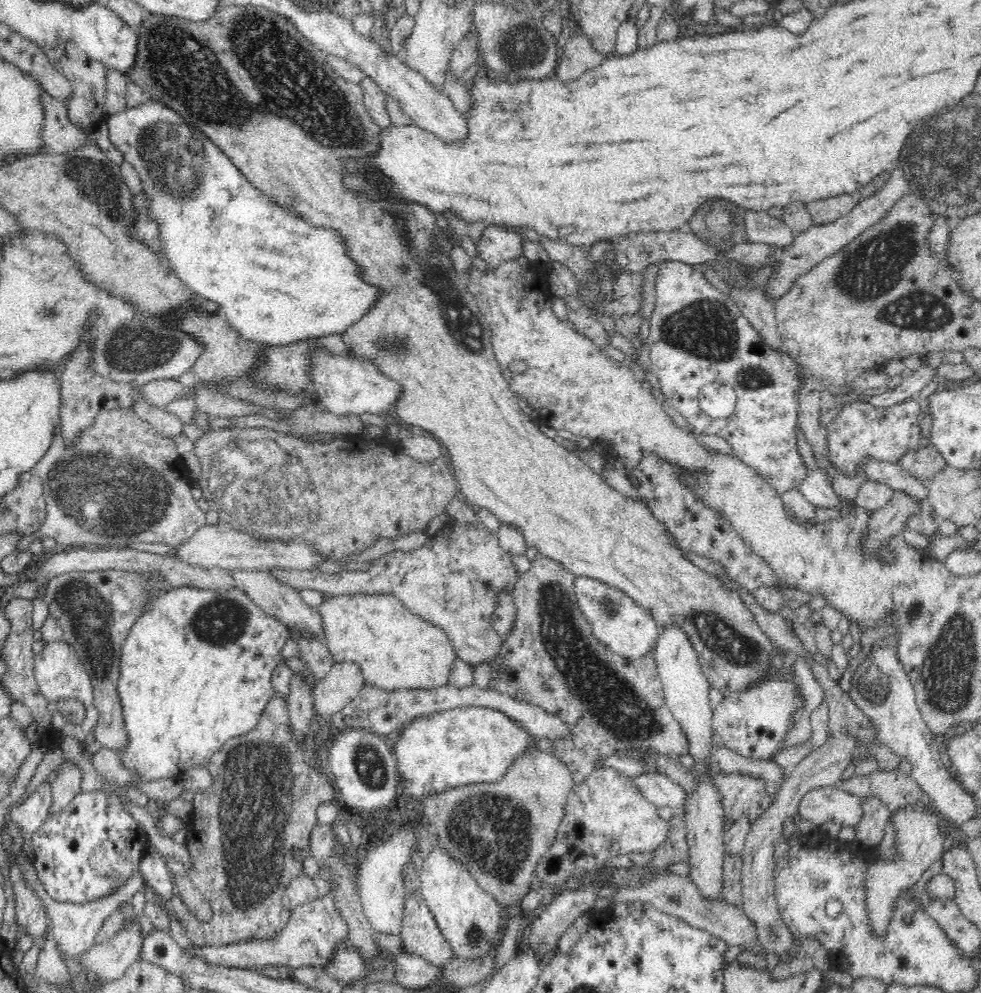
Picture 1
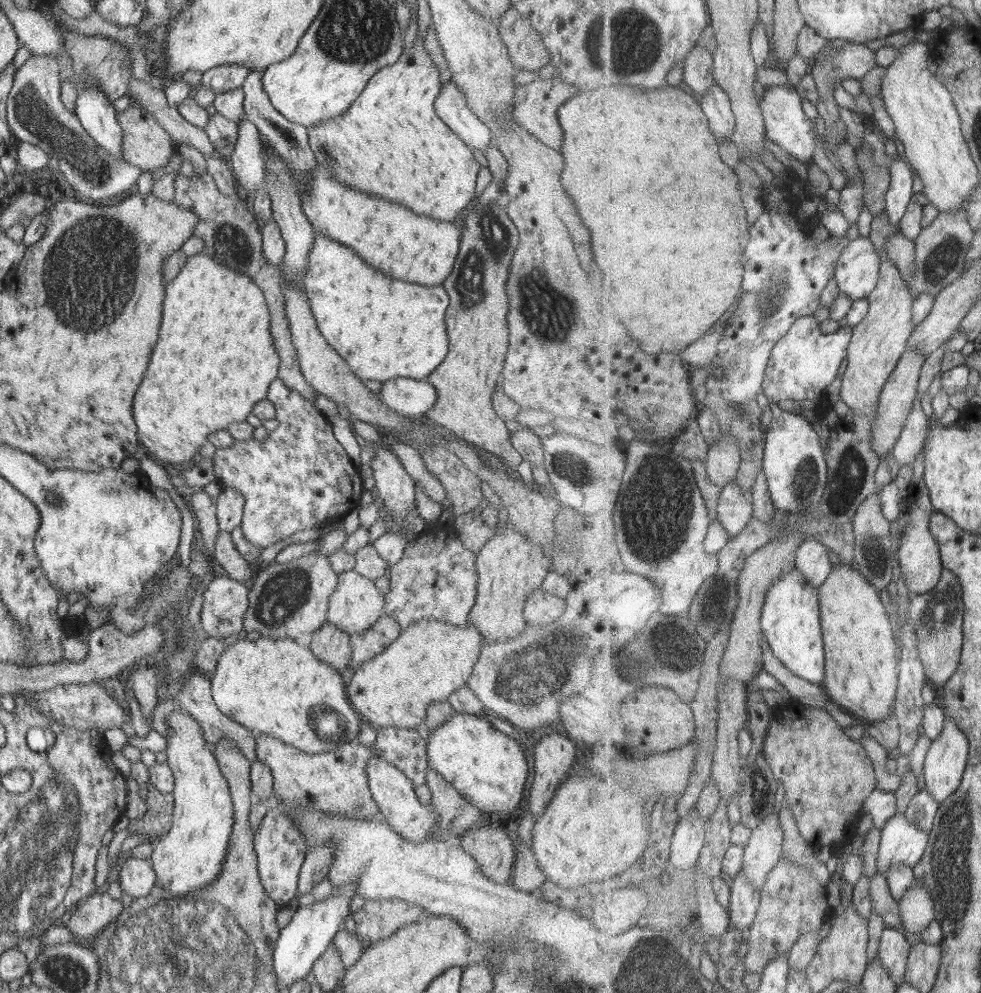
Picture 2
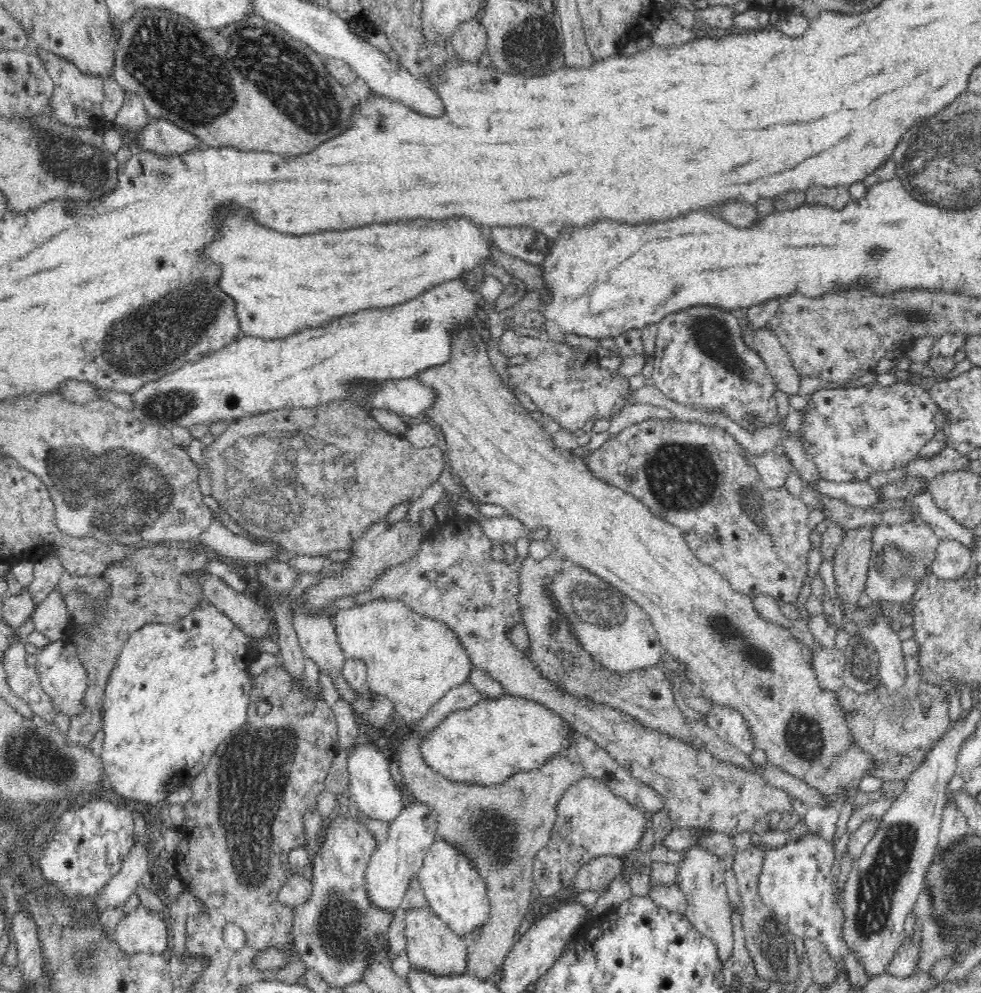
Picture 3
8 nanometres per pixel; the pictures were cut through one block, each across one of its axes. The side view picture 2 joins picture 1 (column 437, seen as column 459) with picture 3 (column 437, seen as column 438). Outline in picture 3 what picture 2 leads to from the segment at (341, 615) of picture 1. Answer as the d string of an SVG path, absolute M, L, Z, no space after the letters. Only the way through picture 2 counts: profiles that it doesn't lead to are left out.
M378 599L356 604L346 609L334 608L331 612L338 644L345 658L362 660L366 665L366 688L375 694L388 696L394 702L394 712L408 722L420 721L444 695L455 686L468 683L473 667L466 649L448 625L420 616L405 602L396 599Z

